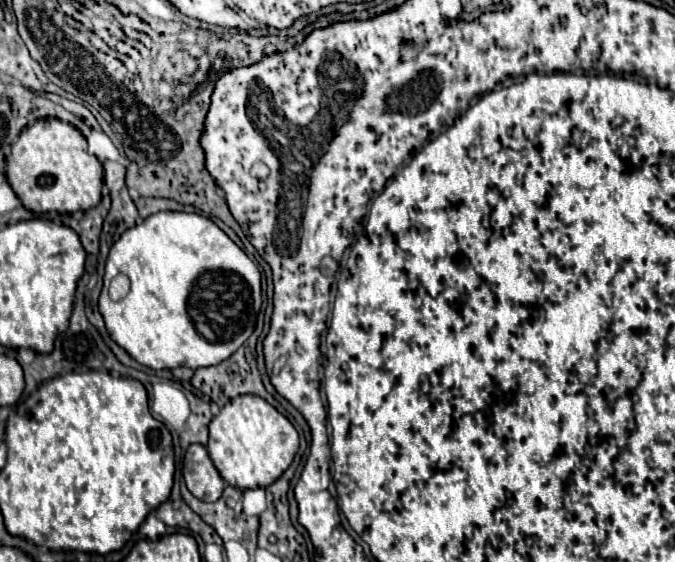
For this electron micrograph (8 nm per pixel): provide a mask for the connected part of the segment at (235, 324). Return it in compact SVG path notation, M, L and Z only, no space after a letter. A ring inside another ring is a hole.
M158 212L138 222L130 232L124 232L108 254L104 288L98 300L110 338L136 362L152 370L172 370L178 366L198 370L228 360L252 336L260 308L262 286L256 264L210 218L186 212ZM118 274L126 274L132 286L126 298L112 302L108 298L108 284Z

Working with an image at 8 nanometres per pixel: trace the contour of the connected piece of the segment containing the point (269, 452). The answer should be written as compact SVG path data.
M238 396L230 400L210 422L208 452L220 476L238 490L266 488L292 464L298 452L298 432L286 416L260 396Z

